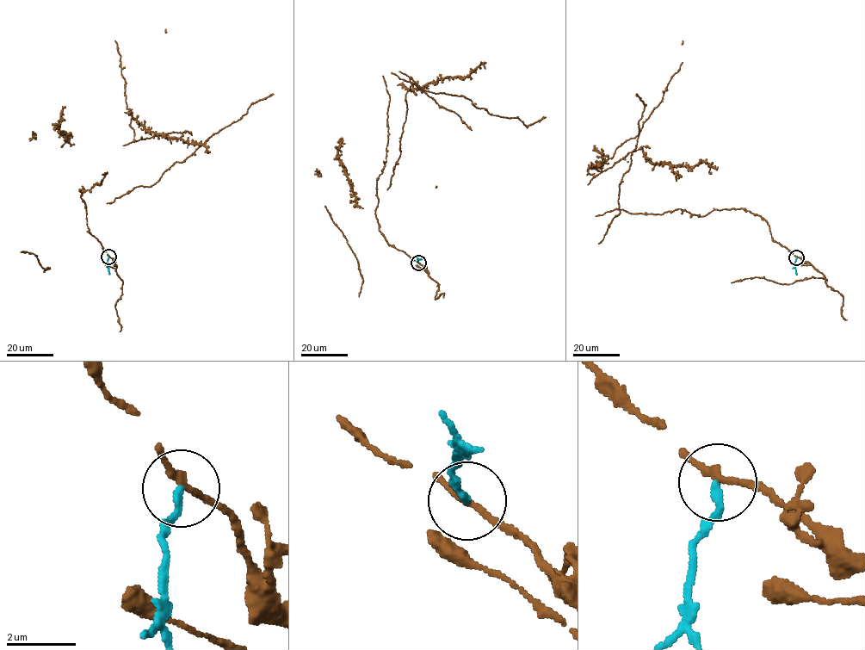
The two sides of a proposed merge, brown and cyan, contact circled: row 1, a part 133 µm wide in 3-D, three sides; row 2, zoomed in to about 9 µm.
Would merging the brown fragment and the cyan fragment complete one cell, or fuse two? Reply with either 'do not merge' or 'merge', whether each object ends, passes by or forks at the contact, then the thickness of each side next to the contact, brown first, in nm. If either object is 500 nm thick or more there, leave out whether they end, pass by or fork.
do not merge; brown passes by; cyan ends; calibres 180 and 200 nm

